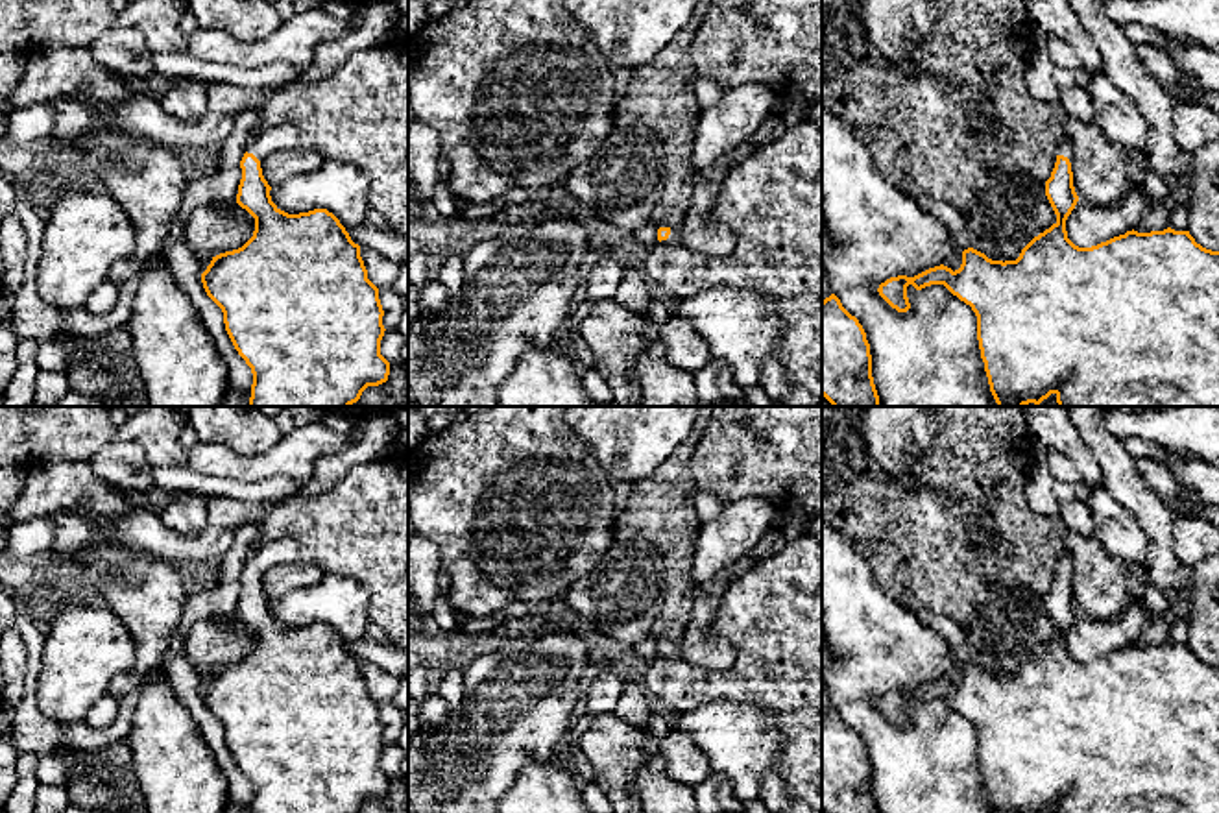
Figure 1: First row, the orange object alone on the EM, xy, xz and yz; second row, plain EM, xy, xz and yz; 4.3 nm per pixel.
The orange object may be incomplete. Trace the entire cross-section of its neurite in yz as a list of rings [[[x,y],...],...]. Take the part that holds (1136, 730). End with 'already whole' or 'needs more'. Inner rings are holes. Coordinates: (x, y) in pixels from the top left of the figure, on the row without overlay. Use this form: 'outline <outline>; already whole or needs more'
outline [[[1066,551],[1056,560],[1056,576],[1051,591],[1045,595],[1045,610],[1056,628],[1056,636],[1034,650],[1016,674],[992,674],[984,667],[968,661],[962,665],[962,678],[959,684],[953,686],[940,678],[914,691],[890,691],[879,698],[879,710],[898,726],[907,726],[911,722],[907,711],[909,698],[916,704],[931,698],[944,698],[953,710],[970,719],[977,730],[977,754],[994,813],[1047,813],[1051,807],[1055,807],[1056,813],[1219,813],[1219,665],[1197,658],[1189,645],[1175,645],[1171,641],[1151,647],[1138,647],[1132,643],[1092,661],[1075,660],[1066,645],[1066,634],[1079,615],[1073,601],[1071,576],[1073,558]]]; needs more

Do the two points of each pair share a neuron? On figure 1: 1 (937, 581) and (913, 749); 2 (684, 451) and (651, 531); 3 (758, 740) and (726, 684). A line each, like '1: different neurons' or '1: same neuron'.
1: different neurons
2: same neuron
3: different neurons

